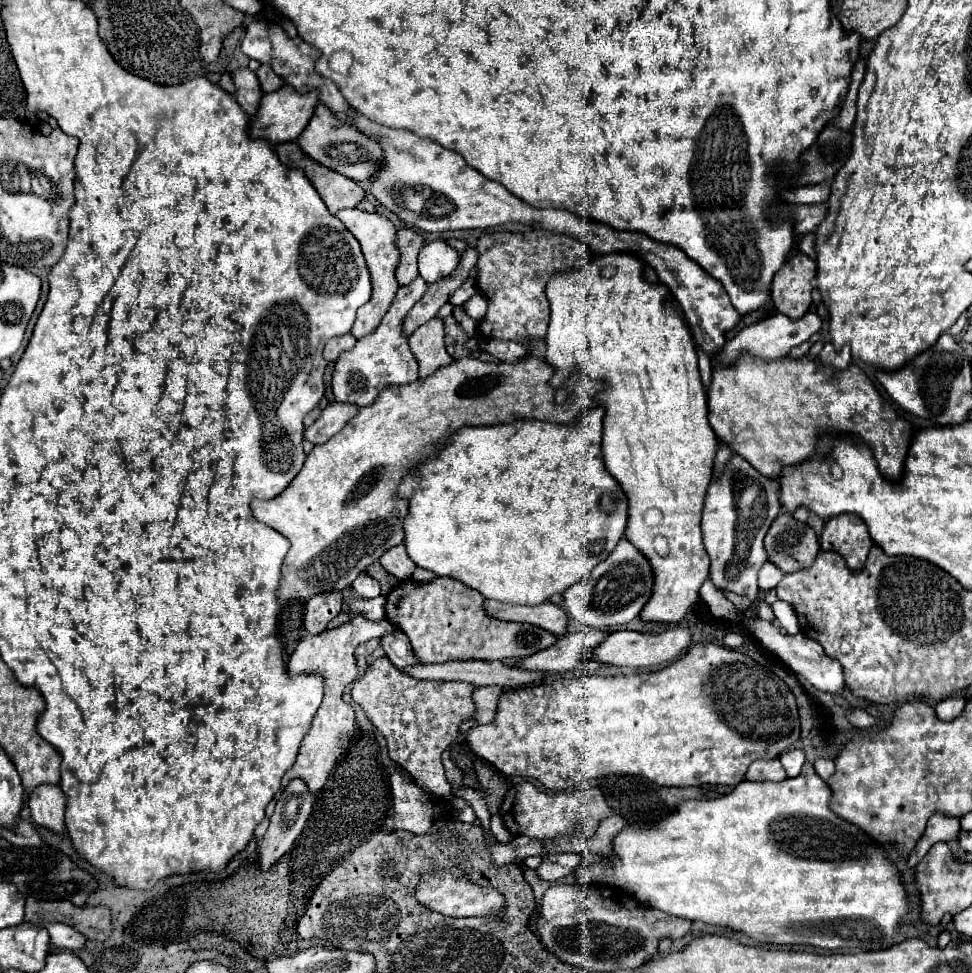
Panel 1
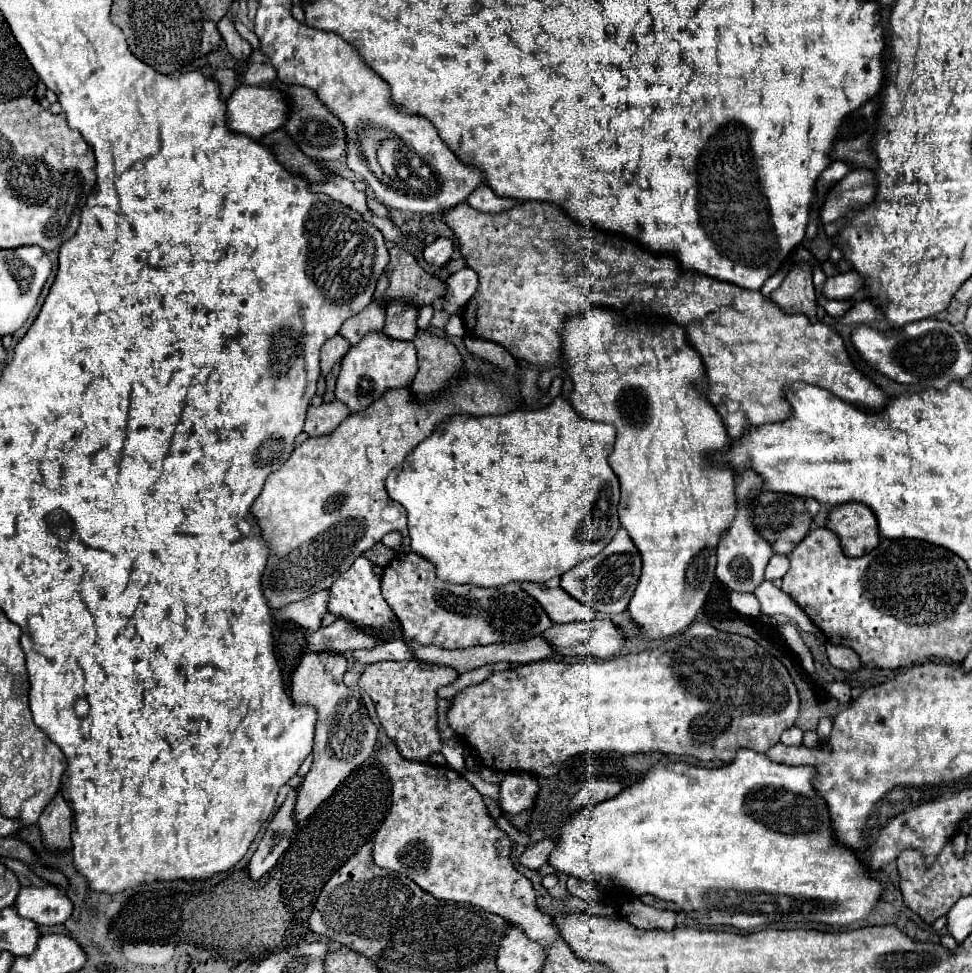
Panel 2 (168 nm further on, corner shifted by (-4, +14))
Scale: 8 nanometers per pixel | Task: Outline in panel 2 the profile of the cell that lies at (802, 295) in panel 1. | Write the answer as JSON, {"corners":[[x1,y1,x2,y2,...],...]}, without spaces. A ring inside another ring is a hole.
{"corners":[[812,261,796,263,782,285,770,293,770,299,780,303,786,311,804,313,812,323,816,323,816,291,812,285]]}

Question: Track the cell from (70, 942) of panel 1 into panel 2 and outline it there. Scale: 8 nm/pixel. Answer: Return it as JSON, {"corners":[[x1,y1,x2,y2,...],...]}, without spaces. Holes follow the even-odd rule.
{"corners":[[54,885,20,887,14,907,22,917,28,917,38,925,60,925,72,915,70,899]]}

